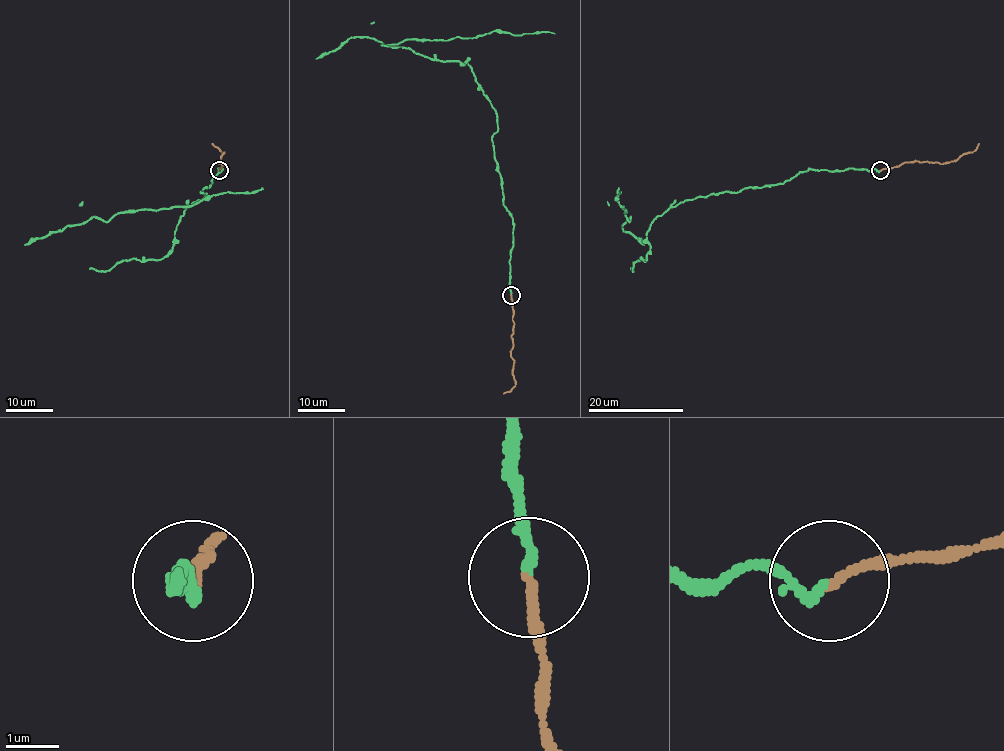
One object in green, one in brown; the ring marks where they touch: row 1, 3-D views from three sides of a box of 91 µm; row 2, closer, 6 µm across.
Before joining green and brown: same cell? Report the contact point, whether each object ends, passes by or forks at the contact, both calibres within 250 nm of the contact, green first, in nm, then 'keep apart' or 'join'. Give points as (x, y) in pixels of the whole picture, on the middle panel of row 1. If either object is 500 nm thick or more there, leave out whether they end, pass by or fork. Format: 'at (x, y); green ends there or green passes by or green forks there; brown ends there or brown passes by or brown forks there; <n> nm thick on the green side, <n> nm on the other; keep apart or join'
at (511, 295); green ends there; brown ends there; 160 nm thick on the green side, 170 nm on the other; join

